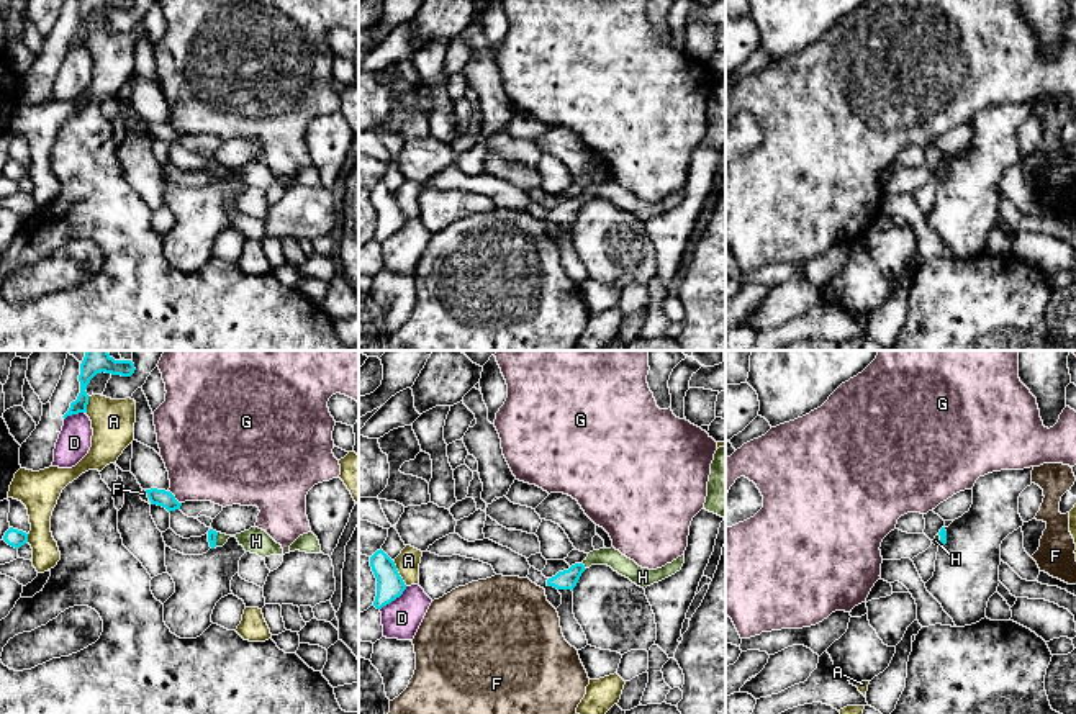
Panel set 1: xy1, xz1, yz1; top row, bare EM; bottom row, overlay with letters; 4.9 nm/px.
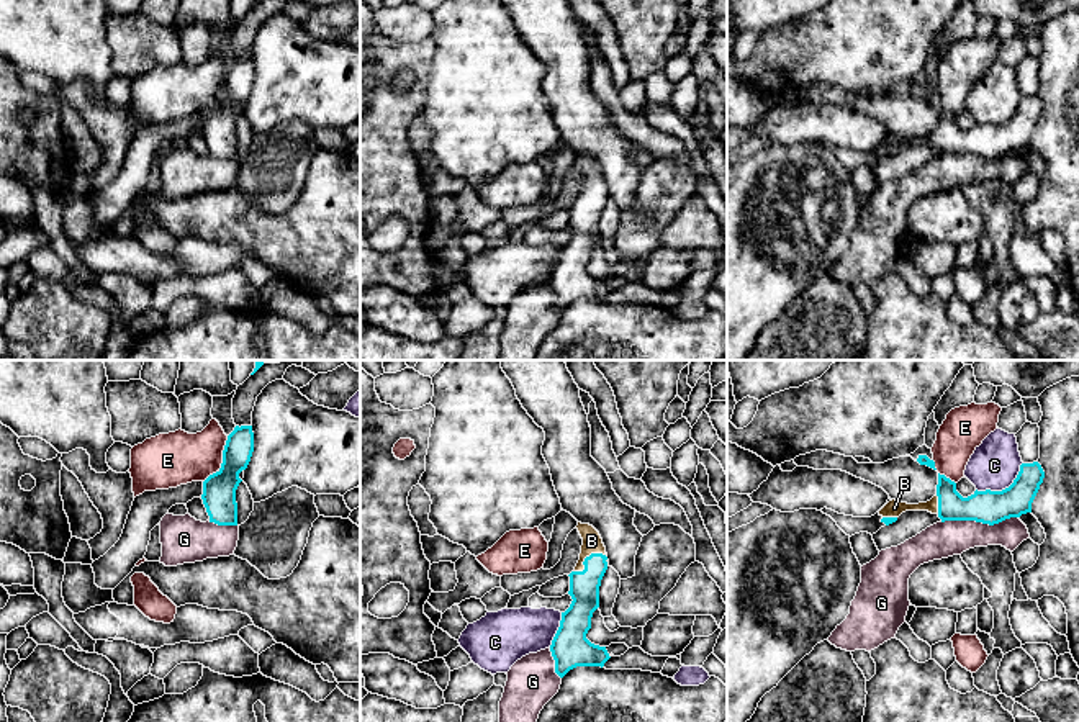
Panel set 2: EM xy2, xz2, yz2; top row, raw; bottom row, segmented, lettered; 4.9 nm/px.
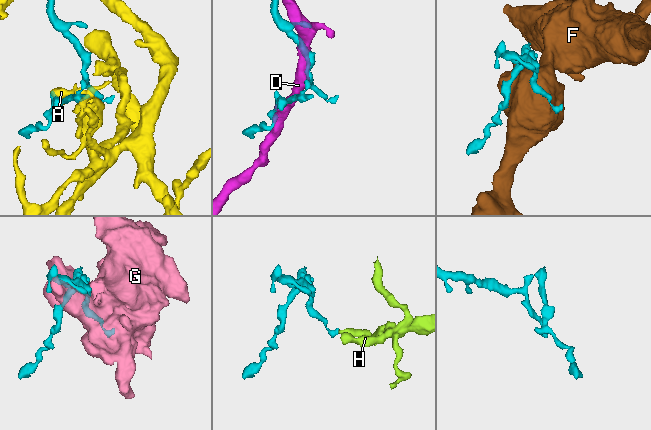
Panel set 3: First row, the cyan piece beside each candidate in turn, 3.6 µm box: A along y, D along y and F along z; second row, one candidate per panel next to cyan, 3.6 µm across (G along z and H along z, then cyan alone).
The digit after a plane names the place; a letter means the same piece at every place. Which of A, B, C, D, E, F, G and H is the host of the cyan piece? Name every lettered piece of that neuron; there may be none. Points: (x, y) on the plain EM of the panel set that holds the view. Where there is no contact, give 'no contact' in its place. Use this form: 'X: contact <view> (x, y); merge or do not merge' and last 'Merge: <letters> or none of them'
A: contact xz1 (398, 207); do not merge
B: contact xz2 (585, 192); merge
C: contact yz2 (1006, 121); do not merge
D: contact xz1 (393, 233); do not merge
E: contact xy2 (223, 94); do not merge
F: contact xy1 (148, 130); do not merge
G: contact yz2 (979, 154); do not merge
H: contact xz1 (583, 200); do not merge
Merge: B

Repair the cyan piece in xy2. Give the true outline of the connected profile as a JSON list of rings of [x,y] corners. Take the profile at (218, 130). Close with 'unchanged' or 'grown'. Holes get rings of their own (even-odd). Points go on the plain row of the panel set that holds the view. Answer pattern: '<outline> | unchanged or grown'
[[[236,59],[228,69],[221,102],[203,115],[203,138],[210,156],[237,159],[236,123],[239,106],[247,102],[254,85],[252,59]]] | unchanged

